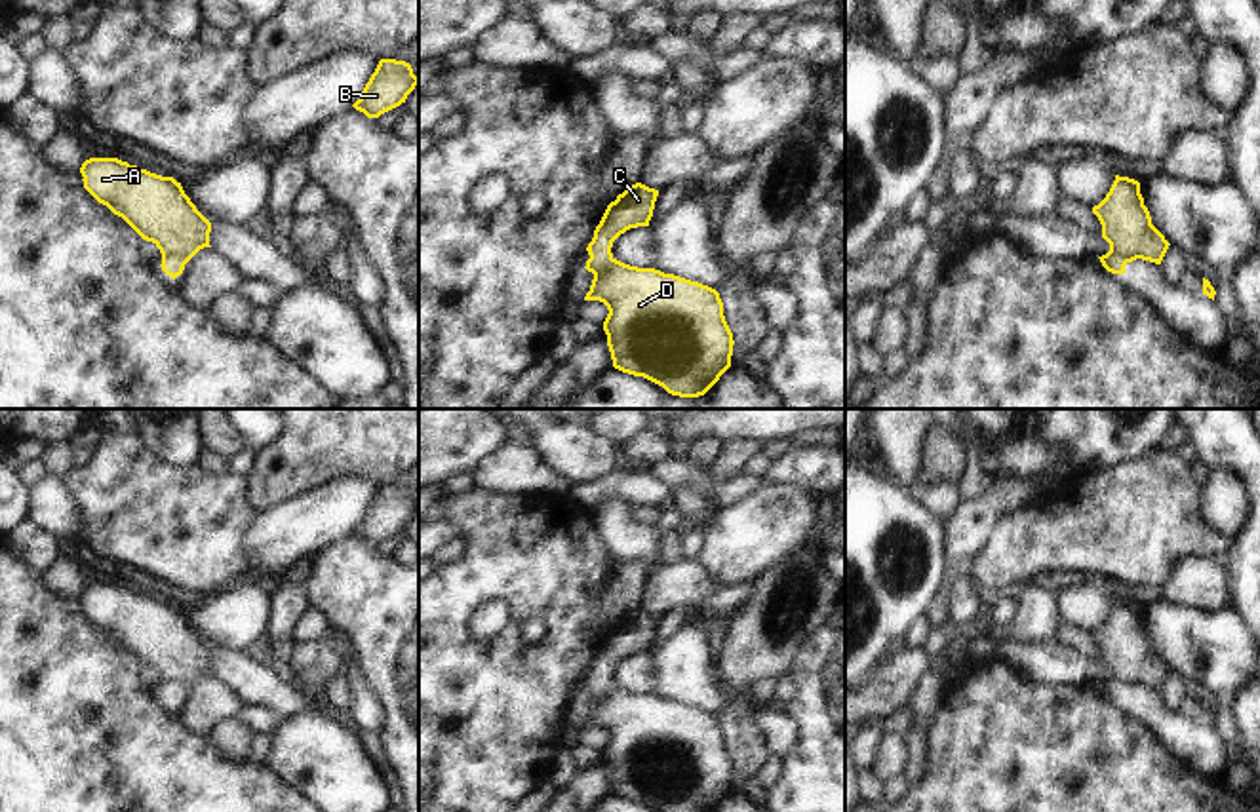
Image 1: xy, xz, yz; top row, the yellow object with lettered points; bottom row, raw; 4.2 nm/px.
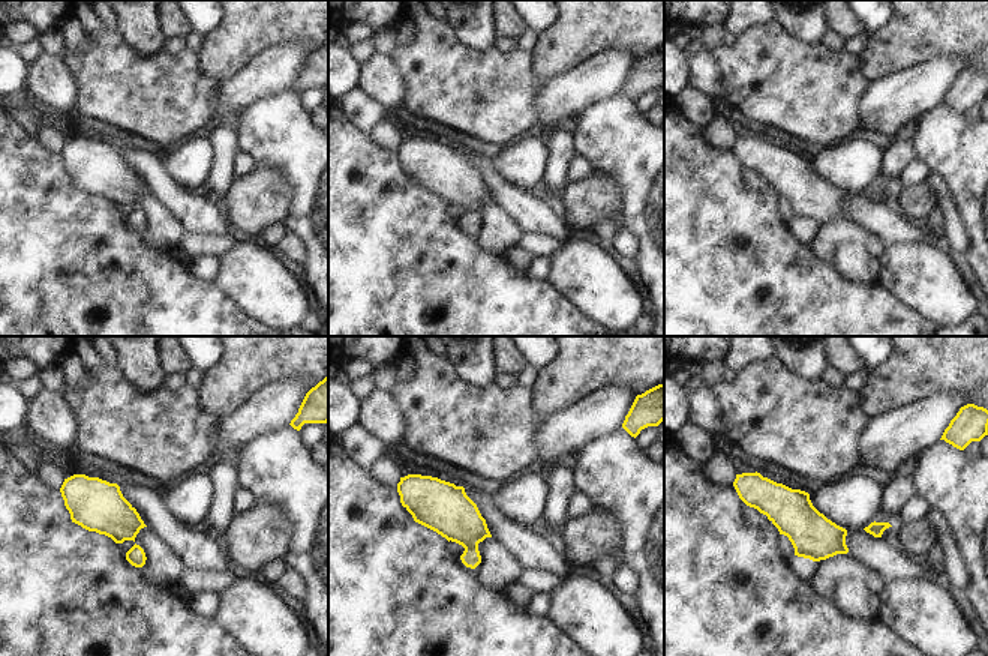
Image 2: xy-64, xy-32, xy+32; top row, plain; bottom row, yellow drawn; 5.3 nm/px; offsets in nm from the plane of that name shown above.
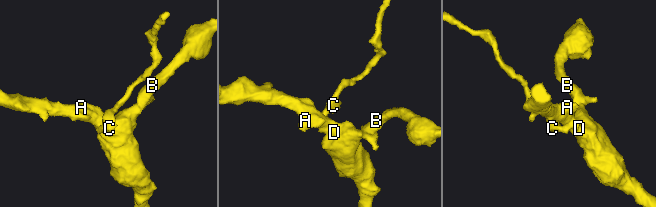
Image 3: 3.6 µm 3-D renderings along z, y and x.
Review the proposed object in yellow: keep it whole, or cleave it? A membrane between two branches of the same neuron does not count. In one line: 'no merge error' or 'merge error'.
merge error

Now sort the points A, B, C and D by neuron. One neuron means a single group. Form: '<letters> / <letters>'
A B D / C

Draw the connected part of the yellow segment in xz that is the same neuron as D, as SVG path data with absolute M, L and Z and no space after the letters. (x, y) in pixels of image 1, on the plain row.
M588 685L584 694L594 700L584 726L600 726L609 736L603 757L615 795L659 812L714 812L731 793L735 766L716 715L617 685Z

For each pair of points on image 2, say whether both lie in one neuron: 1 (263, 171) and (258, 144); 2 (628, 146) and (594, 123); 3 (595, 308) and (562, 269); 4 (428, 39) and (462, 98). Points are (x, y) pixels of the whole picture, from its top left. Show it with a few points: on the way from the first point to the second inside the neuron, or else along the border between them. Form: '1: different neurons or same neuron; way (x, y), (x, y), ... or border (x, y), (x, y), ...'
1: different neurons; border (254, 161), (267, 161), (290, 183)
2: same neuron; way (619, 141), (603, 131)
3: same neuron; way (592, 297), (573, 278)
4: same neuron; way (434, 54), (434, 63), (450, 83)

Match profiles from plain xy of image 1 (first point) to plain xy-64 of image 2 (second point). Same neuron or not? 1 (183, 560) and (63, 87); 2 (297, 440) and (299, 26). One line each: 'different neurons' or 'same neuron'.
1: different neurons
2: same neuron

